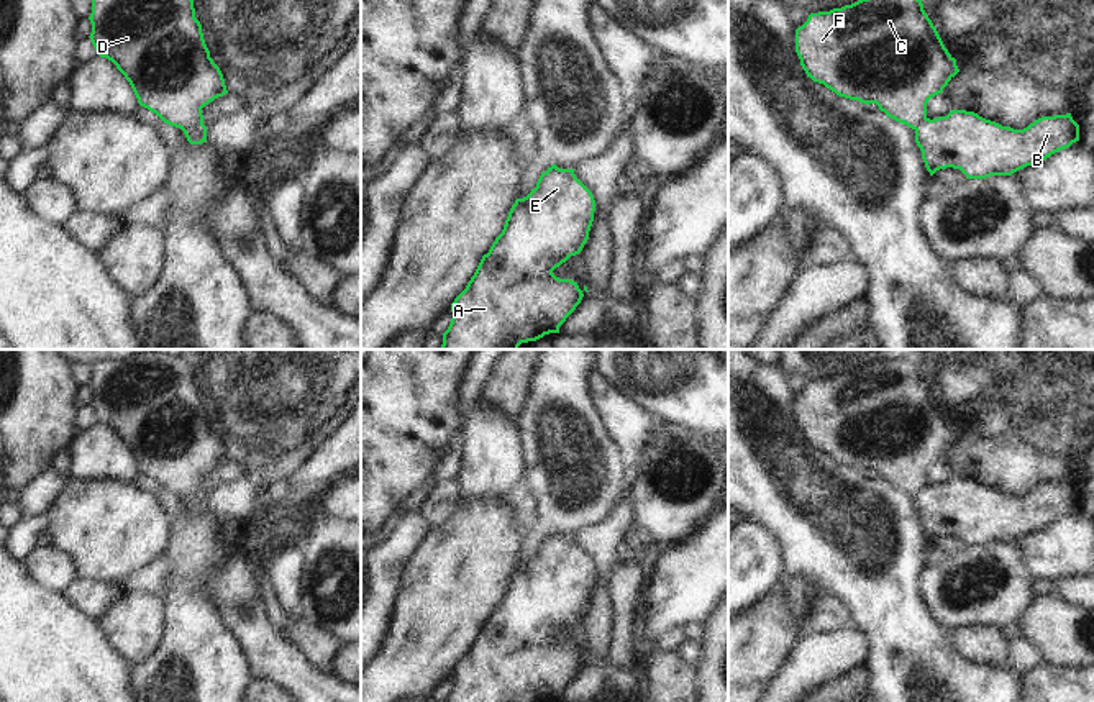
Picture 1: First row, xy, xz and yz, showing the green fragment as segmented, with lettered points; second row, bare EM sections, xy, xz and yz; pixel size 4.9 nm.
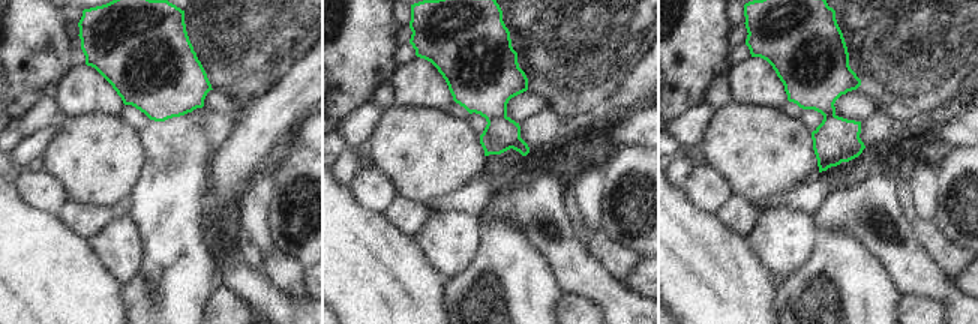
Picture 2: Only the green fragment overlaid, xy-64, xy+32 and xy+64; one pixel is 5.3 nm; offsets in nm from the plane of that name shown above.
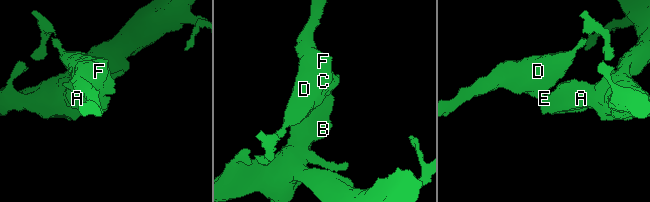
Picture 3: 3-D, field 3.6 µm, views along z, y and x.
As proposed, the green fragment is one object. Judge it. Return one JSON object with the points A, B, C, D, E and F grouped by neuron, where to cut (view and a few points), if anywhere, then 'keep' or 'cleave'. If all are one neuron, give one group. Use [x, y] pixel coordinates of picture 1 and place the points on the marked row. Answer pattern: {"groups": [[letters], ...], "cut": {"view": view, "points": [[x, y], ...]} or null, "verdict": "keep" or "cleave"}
{"groups": [["A", "B", "E"], ["C", "D", "F"]], "cut": {"view": "xy", "points": [[202, 123], [182, 130]]}, "verdict": "cleave"}

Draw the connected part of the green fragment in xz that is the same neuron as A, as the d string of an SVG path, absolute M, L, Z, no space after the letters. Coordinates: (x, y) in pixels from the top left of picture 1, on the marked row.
M554 169L541 172L536 187L523 197L517 198L512 205L508 217L505 220L502 233L495 238L487 254L482 256L474 276L467 282L466 289L454 299L451 303L453 318L448 330L443 333L443 344L440 349L518 349L522 343L536 341L549 333L559 333L559 326L566 321L566 318L576 310L584 297L584 290L581 290L577 282L571 279L559 279L553 274L556 267L566 262L571 256L576 256L582 251L584 244L589 239L589 231L594 221L595 200L592 192L576 177L574 169Z

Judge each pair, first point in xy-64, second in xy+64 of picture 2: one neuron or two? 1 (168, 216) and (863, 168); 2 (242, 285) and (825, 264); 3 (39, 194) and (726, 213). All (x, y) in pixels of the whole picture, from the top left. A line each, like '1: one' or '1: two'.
1: two
2: two
3: two

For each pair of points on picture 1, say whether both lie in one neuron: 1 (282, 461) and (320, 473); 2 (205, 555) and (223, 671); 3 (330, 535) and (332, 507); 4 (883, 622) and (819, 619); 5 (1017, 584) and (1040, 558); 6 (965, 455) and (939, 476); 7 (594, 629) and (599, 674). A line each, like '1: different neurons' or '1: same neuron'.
1: different neurons
2: same neuron
3: different neurons
4: different neurons
5: different neurons
6: different neurons
7: different neurons

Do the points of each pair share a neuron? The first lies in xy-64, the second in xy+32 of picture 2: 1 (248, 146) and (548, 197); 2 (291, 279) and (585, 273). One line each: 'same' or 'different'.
1: different
2: different

